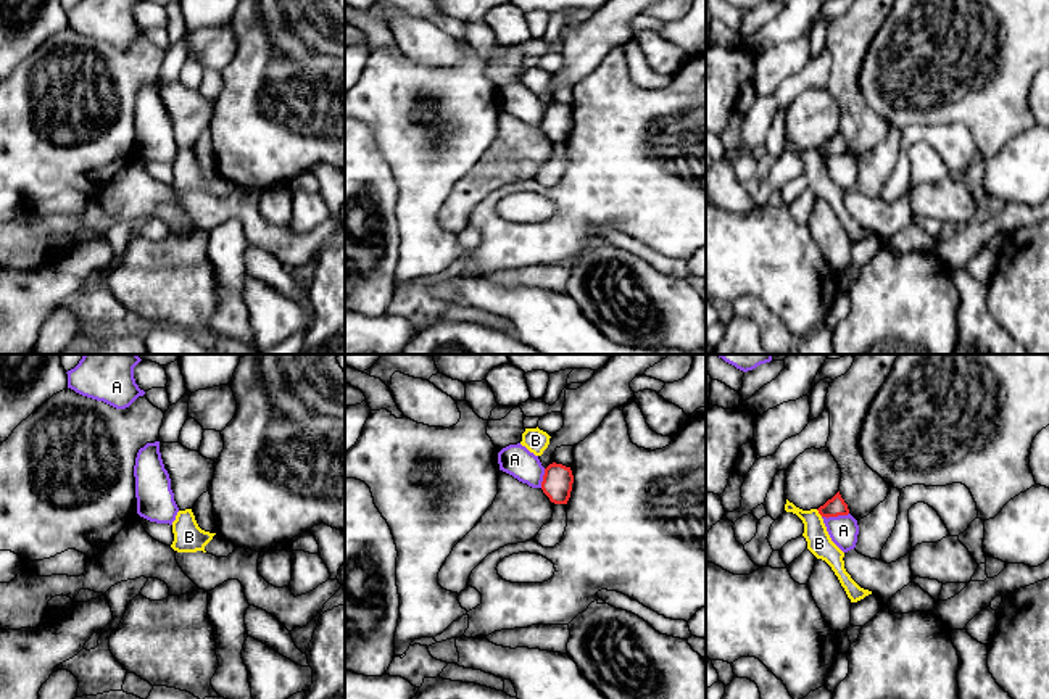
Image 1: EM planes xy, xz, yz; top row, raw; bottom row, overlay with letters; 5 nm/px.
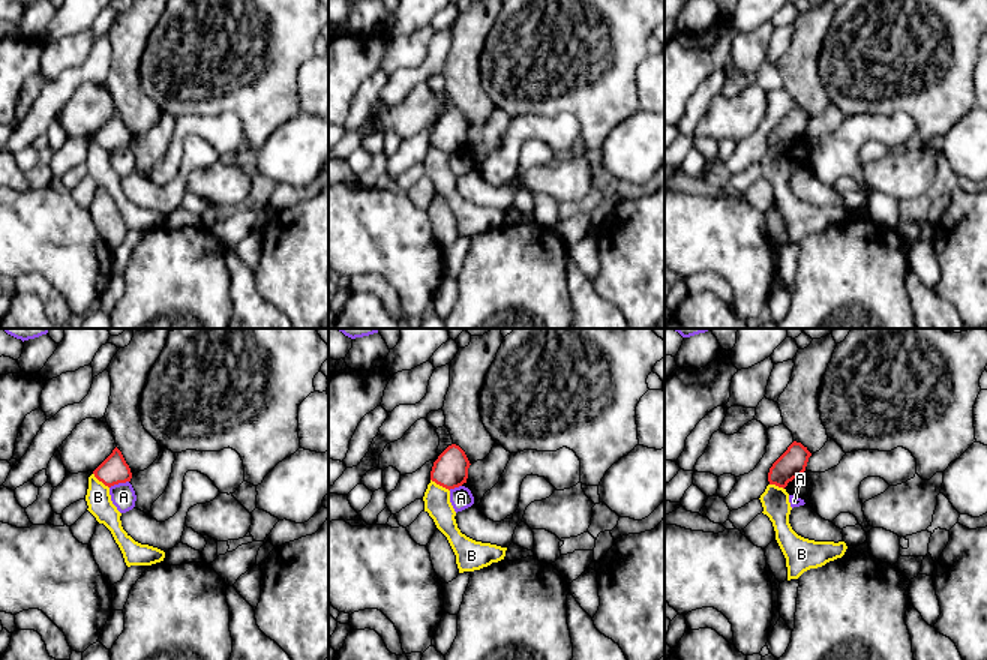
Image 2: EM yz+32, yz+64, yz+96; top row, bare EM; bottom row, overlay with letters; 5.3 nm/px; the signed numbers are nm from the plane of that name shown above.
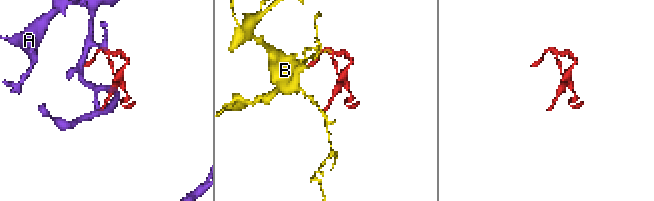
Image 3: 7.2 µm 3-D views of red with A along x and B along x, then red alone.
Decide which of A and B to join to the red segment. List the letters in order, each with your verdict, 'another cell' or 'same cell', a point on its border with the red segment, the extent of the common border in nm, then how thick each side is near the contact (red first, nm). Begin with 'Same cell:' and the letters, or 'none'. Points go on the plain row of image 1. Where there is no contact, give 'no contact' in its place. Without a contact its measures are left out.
Same cell: none
A: another cell | yz (835, 155) | 140 nm | 90/150 nm
B: another cell | yz (819, 152) | 50 nm | 90/120 nm

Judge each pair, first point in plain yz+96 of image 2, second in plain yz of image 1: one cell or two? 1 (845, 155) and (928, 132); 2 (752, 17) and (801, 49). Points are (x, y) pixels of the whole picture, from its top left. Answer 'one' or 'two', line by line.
1: one
2: two

